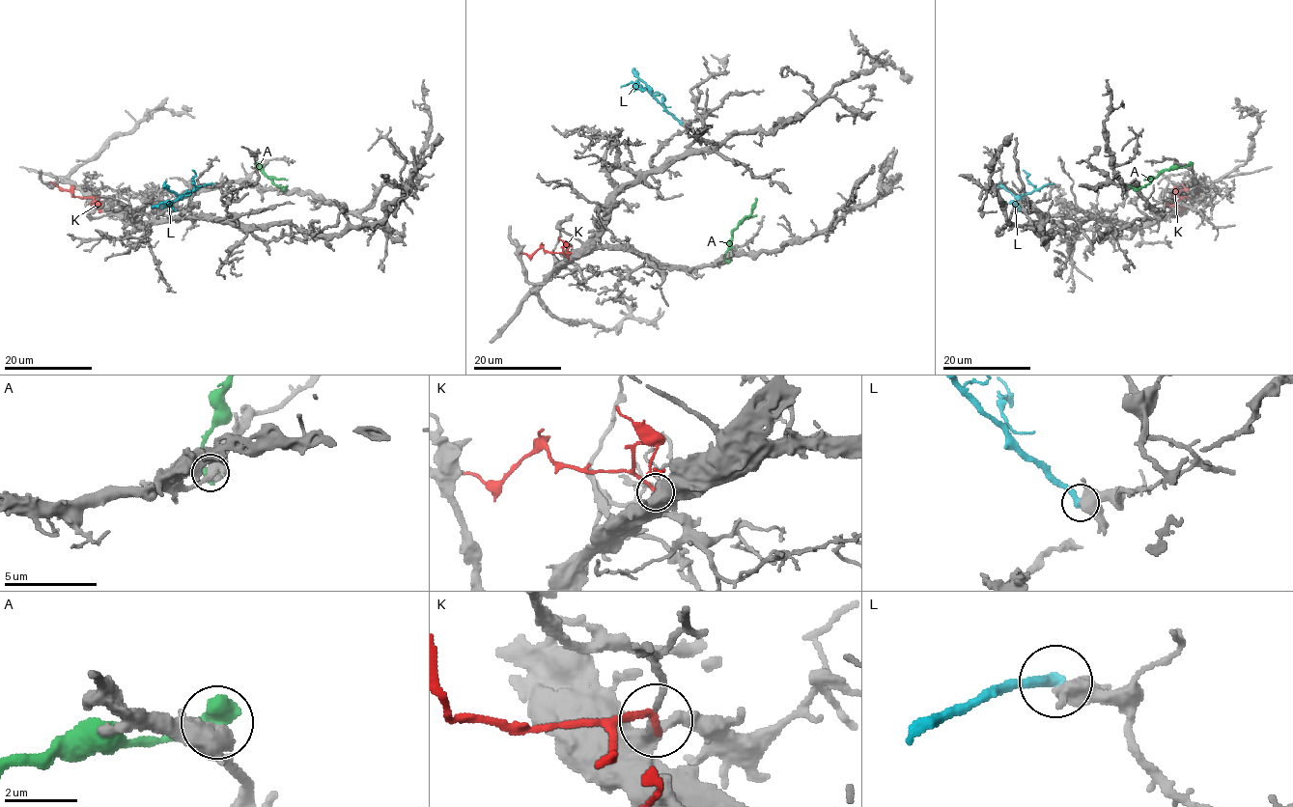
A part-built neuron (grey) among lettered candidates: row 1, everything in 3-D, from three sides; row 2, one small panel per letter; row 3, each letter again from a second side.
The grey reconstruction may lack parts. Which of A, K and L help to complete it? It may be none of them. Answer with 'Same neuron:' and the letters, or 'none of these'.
Same neuron: none of these

